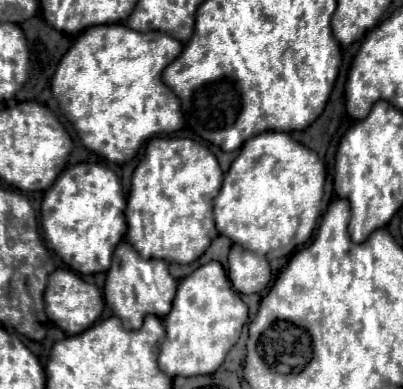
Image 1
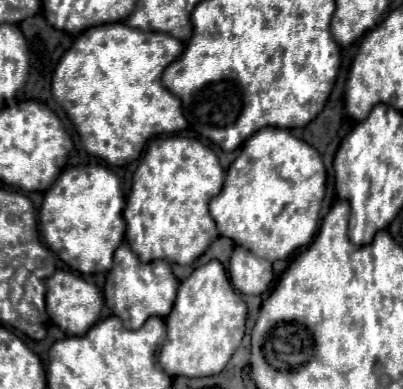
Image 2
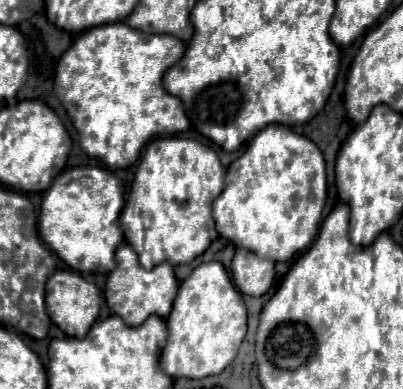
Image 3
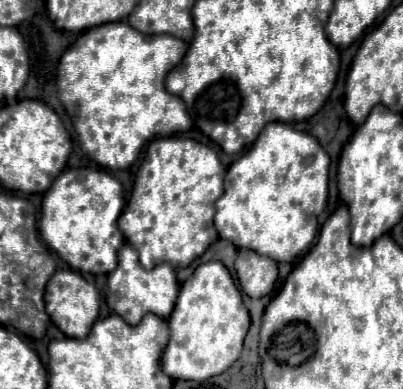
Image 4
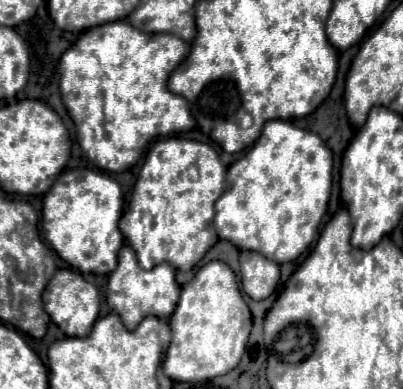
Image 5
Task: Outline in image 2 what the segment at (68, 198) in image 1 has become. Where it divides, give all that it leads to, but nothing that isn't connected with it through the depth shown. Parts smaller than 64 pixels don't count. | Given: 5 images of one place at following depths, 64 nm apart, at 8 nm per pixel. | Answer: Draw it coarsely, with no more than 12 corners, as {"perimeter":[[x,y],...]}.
{"perimeter":[[102,166],[66,168],[40,206],[50,250],[108,272],[124,194]]}

